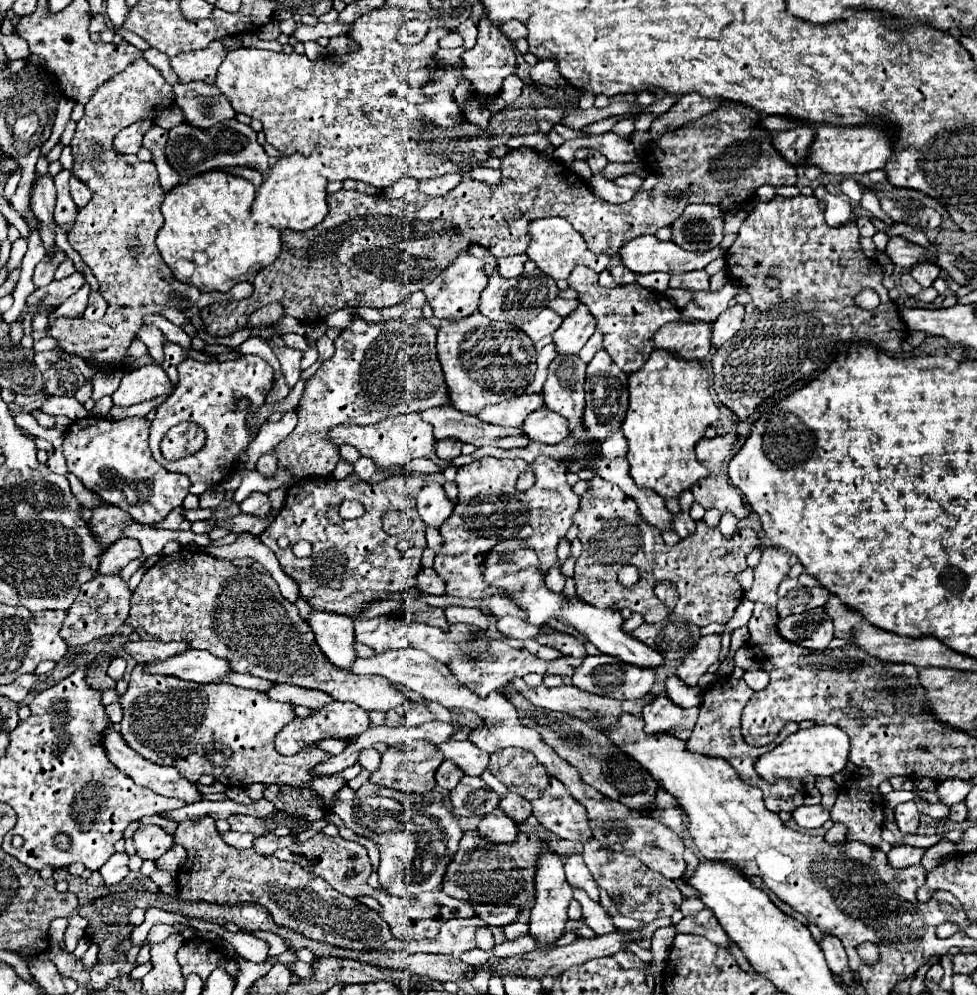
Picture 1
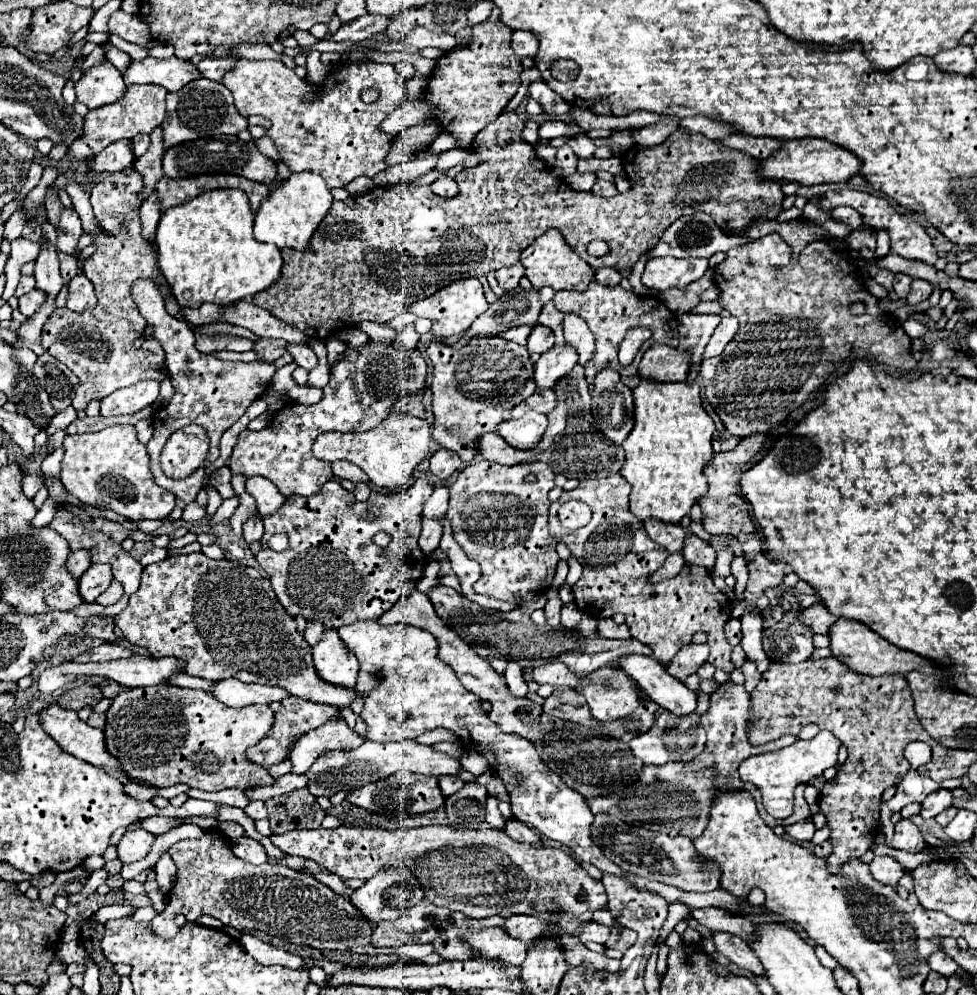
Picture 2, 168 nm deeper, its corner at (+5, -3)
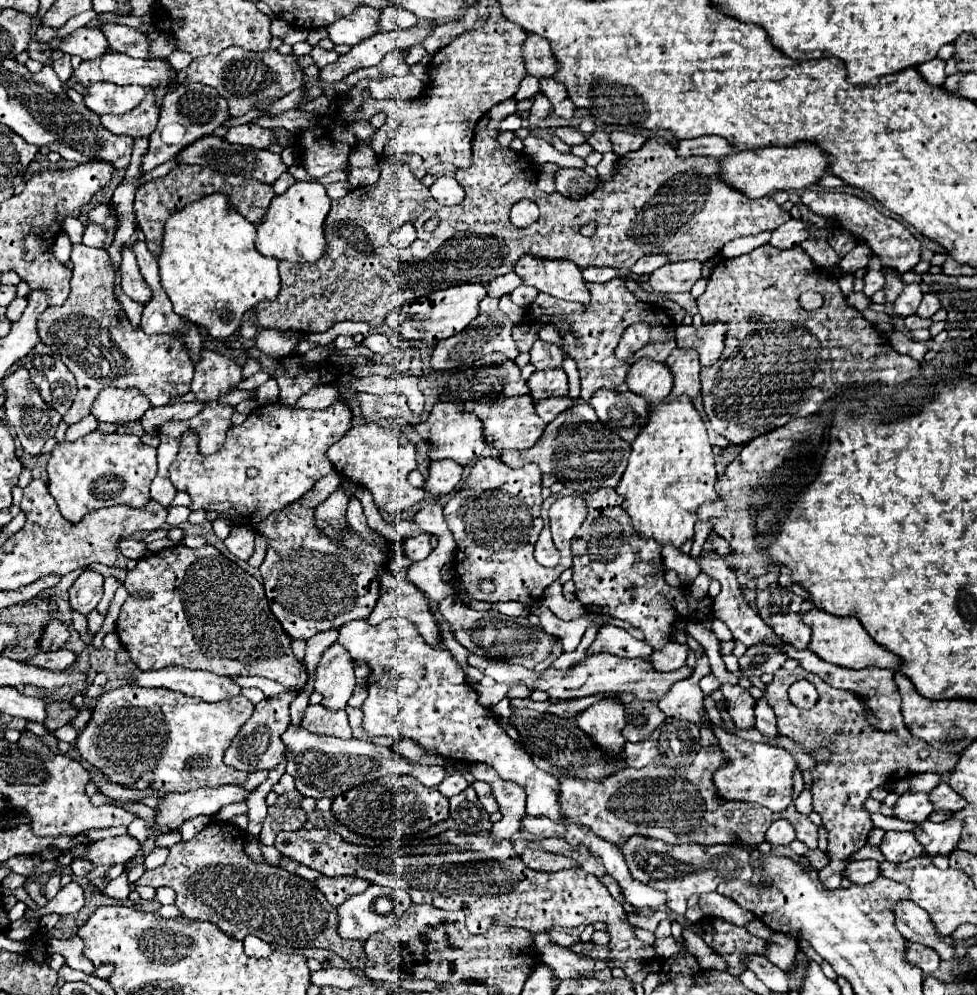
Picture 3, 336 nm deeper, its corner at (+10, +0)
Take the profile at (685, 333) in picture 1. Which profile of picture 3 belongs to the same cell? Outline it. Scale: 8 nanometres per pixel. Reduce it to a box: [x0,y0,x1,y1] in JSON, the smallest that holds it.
[626,357,672,401]

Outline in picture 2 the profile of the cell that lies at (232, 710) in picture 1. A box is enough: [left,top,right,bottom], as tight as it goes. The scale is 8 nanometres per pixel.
[105,684,275,792]

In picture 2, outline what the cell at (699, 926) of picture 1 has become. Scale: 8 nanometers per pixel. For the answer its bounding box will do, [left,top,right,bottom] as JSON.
[713,932,765,976]

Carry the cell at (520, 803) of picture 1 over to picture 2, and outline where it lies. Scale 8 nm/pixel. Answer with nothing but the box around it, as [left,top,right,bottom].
[505,820,543,848]

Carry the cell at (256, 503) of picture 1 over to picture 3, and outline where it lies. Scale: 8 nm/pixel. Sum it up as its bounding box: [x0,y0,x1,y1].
[224,527,256,561]

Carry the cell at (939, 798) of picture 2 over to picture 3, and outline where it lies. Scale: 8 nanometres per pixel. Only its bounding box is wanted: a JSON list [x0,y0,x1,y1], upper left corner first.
[892,793,934,823]

